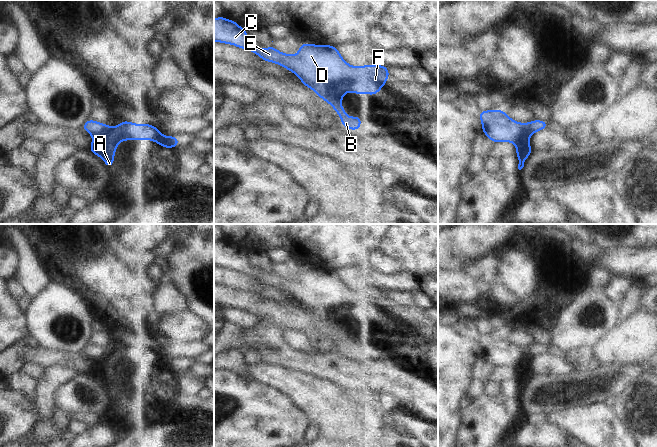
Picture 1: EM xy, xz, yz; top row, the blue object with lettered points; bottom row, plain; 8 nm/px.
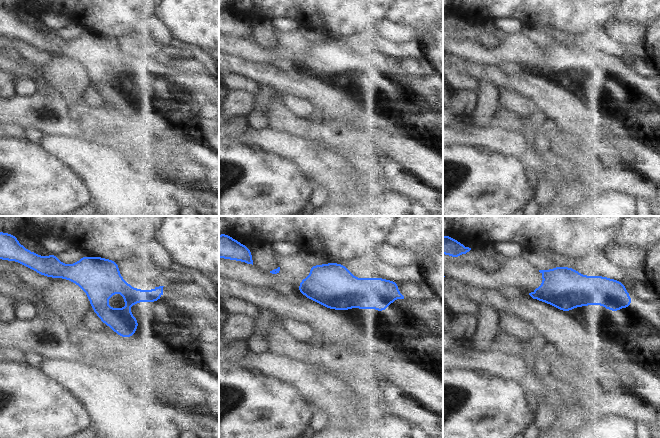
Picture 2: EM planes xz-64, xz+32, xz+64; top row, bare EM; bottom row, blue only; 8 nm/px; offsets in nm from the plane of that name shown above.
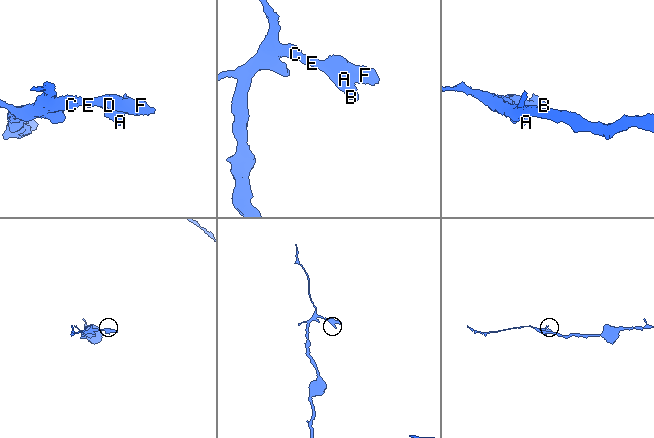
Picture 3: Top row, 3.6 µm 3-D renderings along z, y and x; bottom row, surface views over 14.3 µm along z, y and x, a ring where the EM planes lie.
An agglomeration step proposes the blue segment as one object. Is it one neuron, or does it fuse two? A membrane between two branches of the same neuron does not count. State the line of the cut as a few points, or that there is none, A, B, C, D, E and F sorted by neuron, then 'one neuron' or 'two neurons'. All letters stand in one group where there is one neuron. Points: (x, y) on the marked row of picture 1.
cut none; groups A B C D E F; one neuron

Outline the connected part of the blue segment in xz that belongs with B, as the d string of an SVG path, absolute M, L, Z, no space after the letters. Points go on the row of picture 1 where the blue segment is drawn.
M224 16L214 18L214 42L231 44L253 52L262 60L283 66L294 73L304 86L312 89L323 101L329 103L342 120L342 126L352 131L360 129L362 119L360 116L349 117L346 114L344 107L341 105L344 95L347 92L352 92L359 95L369 94L375 96L384 87L390 76L389 67L379 64L351 66L343 59L337 47L329 44L320 46L318 44L301 43L296 55L282 53L273 45L267 49L258 48L250 42L250 37L247 35L245 28L240 27L236 20L228 20Z

